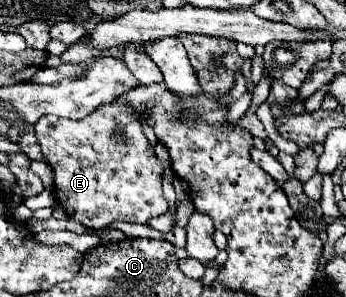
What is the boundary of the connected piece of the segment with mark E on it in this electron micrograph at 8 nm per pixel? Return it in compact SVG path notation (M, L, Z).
M115 99L77 121L45 115L35 123L35 135L55 173L59 205L85 227L105 229L117 221L149 223L169 209L163 193L163 165L129 103Z

